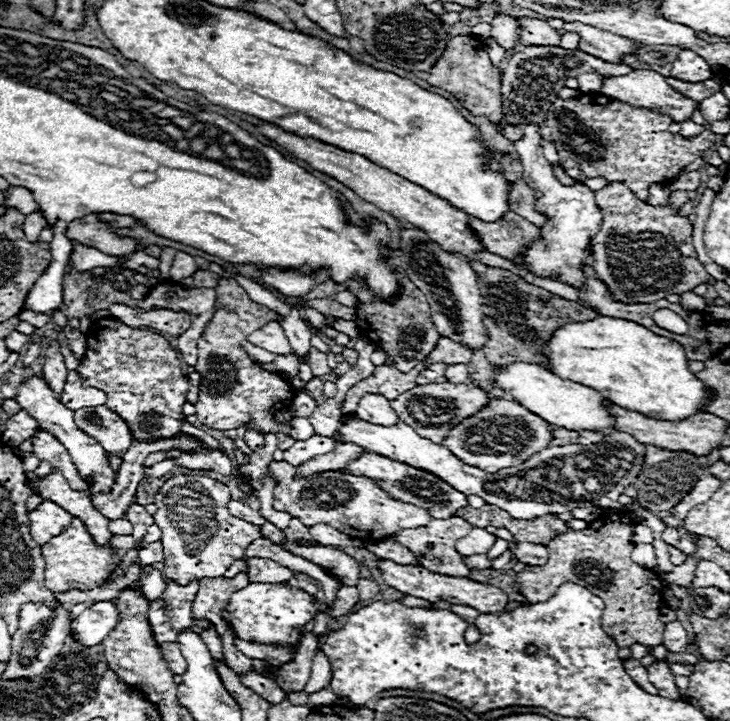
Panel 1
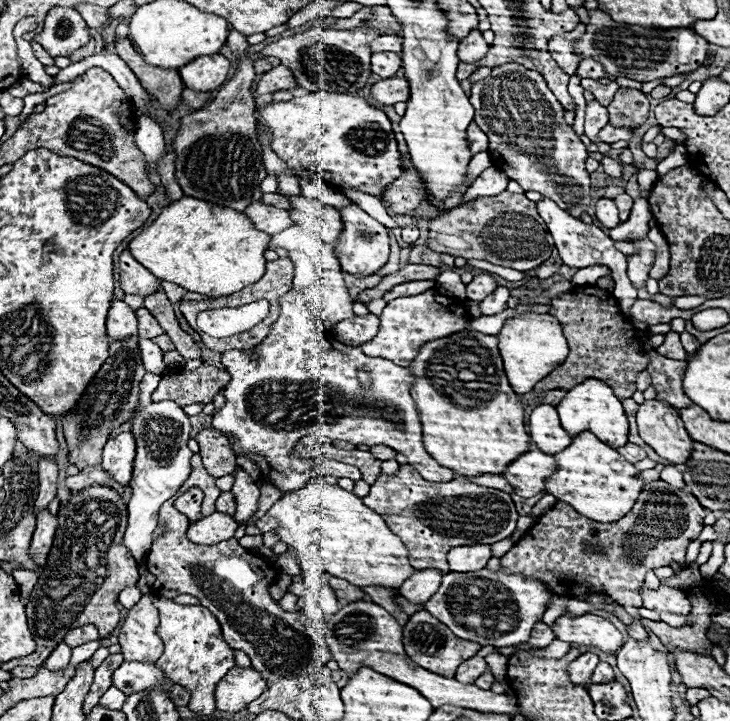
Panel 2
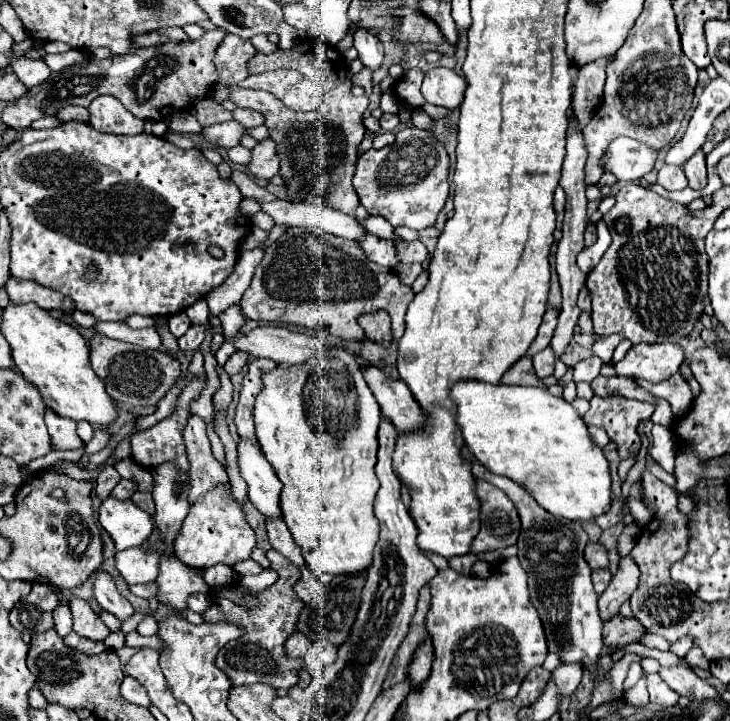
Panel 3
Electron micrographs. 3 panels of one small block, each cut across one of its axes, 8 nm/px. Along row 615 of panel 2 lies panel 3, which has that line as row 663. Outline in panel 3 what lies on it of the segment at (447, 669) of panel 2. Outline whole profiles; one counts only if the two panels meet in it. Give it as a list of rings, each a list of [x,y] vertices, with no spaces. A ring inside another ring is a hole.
[[[426,640],[414,654],[408,676],[412,676],[412,688],[420,686],[422,680],[428,678],[428,668],[432,664],[432,642]]]

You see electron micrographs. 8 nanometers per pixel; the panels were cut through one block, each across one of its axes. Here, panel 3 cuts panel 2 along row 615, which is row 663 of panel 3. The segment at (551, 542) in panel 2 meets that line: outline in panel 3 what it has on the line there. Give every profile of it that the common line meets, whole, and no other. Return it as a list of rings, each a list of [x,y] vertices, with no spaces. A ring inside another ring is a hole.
[[[632,662],[630,664],[630,668],[628,668],[628,676],[626,676],[626,682],[624,682],[624,690],[630,690],[636,682],[638,682],[638,678],[642,676],[642,666],[638,664],[638,662]]]

